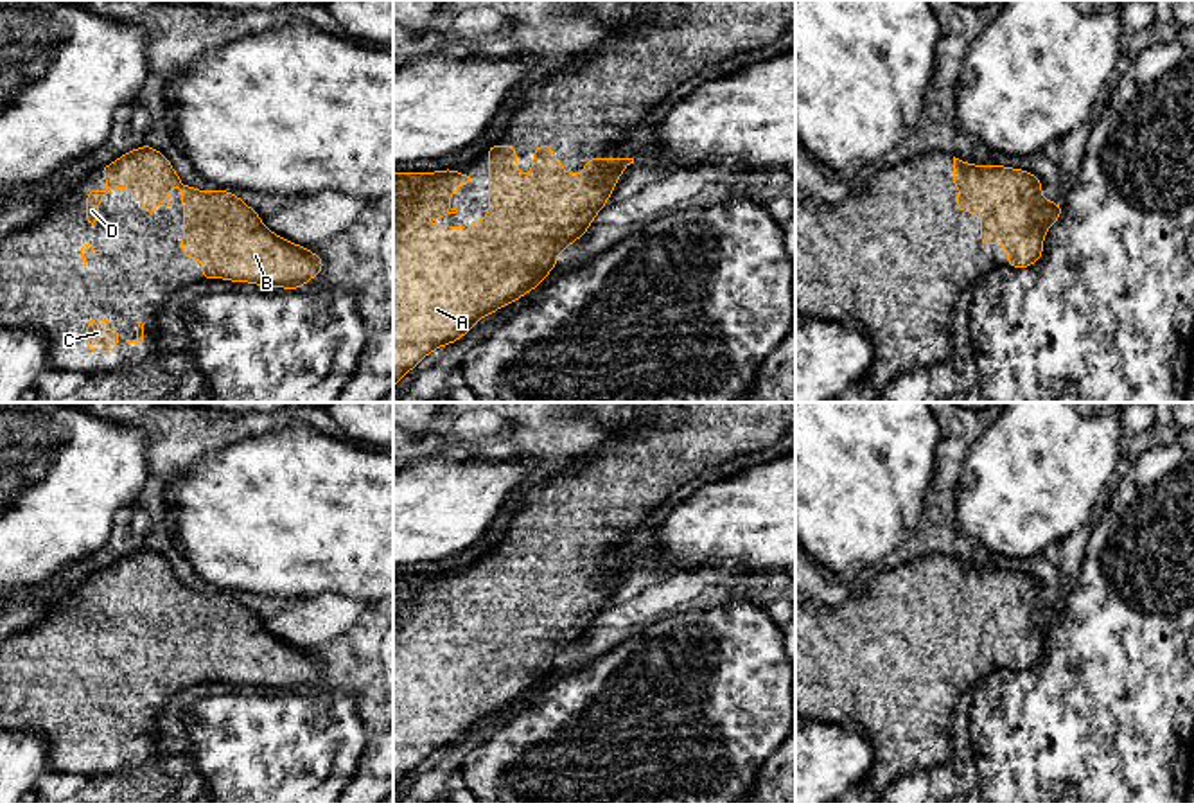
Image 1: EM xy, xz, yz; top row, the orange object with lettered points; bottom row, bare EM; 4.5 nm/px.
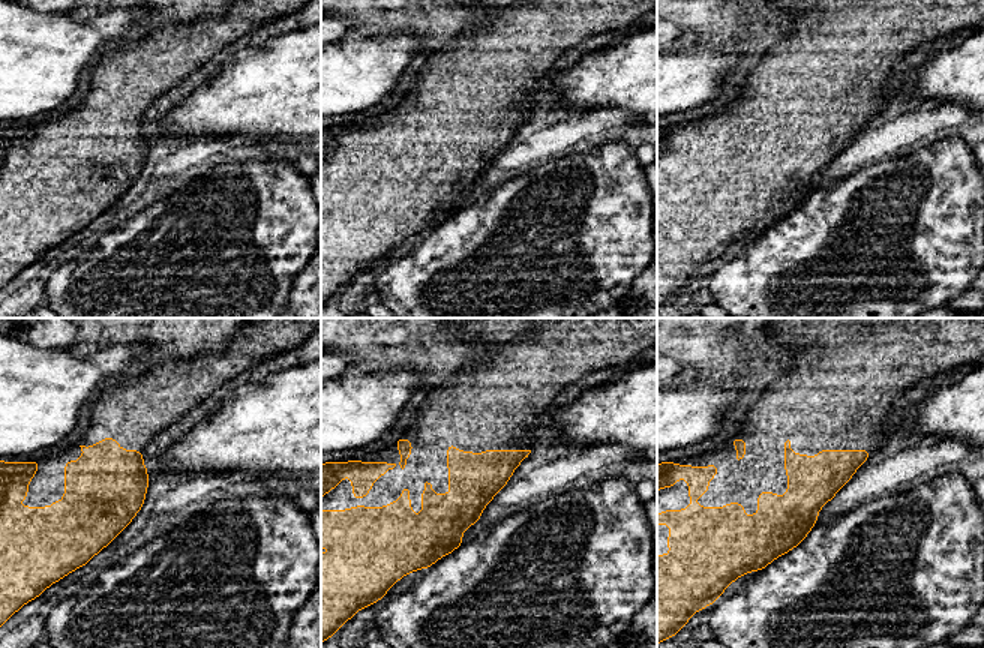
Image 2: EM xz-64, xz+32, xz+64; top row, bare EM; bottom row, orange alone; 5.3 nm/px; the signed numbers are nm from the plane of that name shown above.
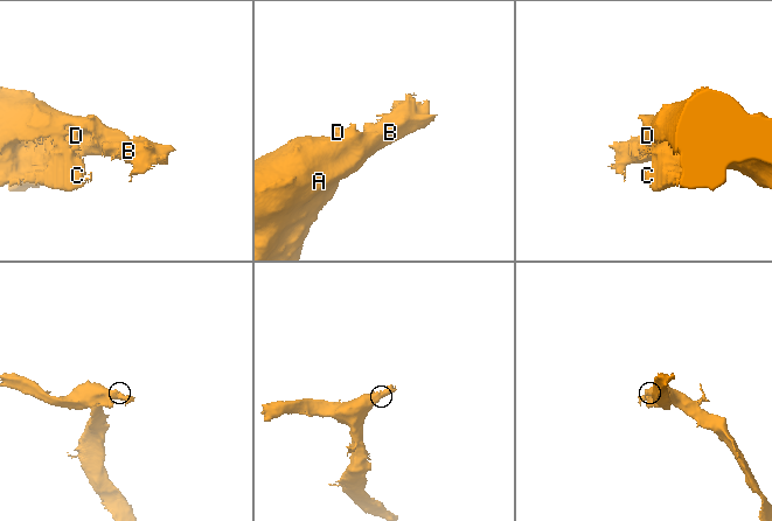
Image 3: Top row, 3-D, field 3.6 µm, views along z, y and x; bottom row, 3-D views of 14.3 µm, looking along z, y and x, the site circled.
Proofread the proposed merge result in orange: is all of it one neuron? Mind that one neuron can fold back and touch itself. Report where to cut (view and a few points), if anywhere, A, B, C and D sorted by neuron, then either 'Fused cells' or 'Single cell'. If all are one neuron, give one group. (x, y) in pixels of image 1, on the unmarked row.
No split. Groups: A B C D. Single cell

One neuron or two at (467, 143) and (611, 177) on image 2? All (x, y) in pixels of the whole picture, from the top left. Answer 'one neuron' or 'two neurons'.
two neurons

